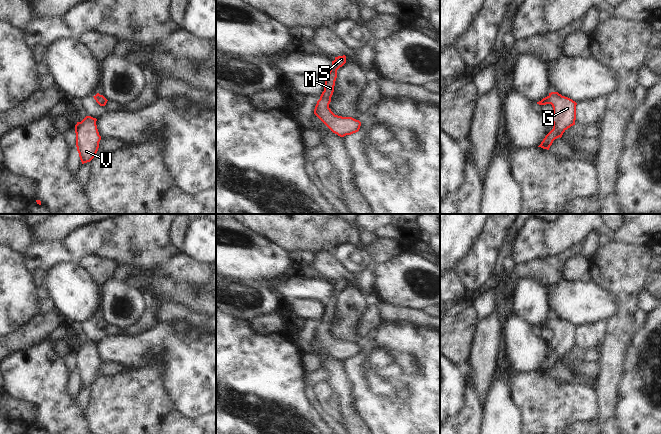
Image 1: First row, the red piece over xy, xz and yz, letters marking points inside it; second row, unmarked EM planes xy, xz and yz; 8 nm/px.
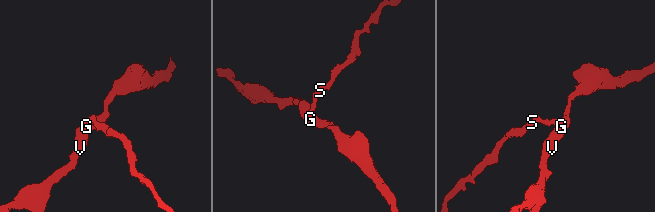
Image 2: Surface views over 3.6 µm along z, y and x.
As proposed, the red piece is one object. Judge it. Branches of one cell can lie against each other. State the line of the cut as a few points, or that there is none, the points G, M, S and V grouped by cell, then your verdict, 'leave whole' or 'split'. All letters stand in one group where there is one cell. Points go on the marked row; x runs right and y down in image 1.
cut none; groups G M S V; leave whole

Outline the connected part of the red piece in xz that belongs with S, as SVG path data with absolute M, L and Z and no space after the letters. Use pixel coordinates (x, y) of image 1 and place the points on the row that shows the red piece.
M346 56L335 57L330 71L325 78L325 87L314 109L314 114L335 134L340 137L359 131L361 122L352 117L335 115L329 108L334 92L337 70L346 63Z

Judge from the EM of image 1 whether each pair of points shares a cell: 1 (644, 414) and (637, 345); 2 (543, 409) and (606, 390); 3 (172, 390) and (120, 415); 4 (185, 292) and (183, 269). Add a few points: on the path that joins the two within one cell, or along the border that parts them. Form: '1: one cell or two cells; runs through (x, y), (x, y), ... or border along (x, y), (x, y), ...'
1: one cell; runs through (644, 397), (641, 391), (641, 362)
2: two cells; border along (595, 390), (599, 413)
3: two cells; border along (166, 368), (163, 372), (165, 390), (179, 412)
4: two cells; border along (161, 278), (197, 286)

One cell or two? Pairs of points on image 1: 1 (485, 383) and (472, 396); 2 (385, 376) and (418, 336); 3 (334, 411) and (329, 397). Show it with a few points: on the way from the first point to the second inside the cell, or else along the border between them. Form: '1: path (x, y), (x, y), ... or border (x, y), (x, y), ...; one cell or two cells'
1: border (469, 368), (474, 376), (478, 394), (483, 405); two cells
2: path (395, 366), (415, 346); one cell
3: path (331, 408), (329, 400); one cell

